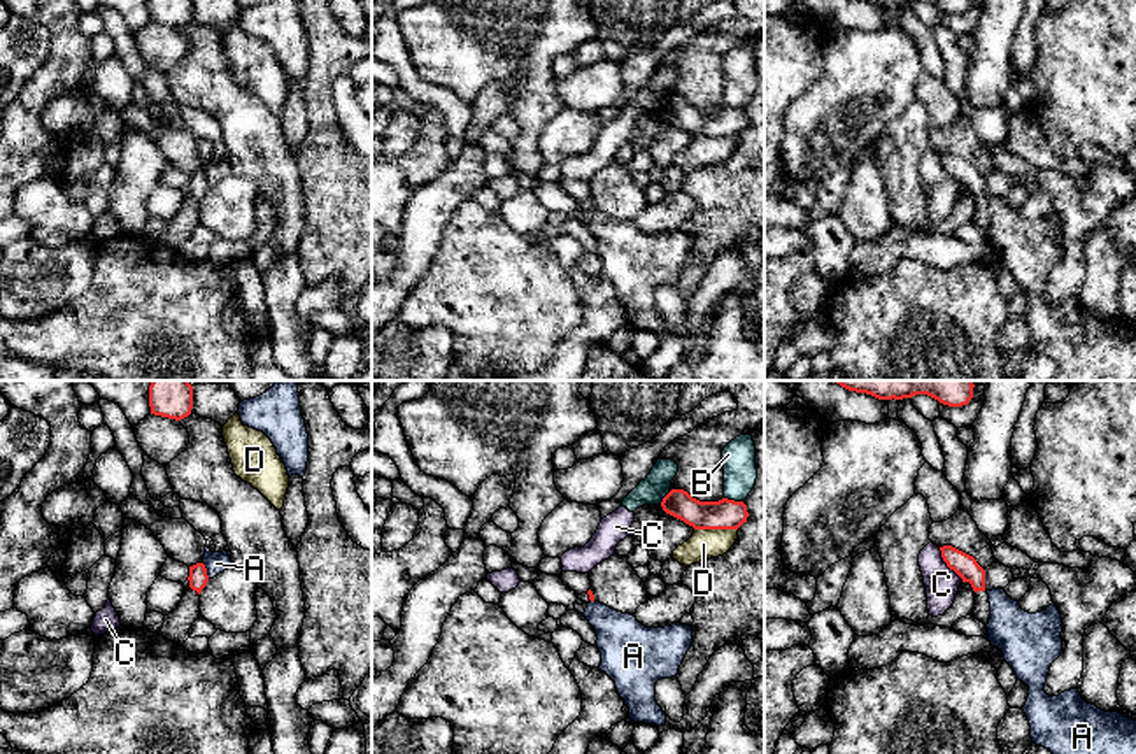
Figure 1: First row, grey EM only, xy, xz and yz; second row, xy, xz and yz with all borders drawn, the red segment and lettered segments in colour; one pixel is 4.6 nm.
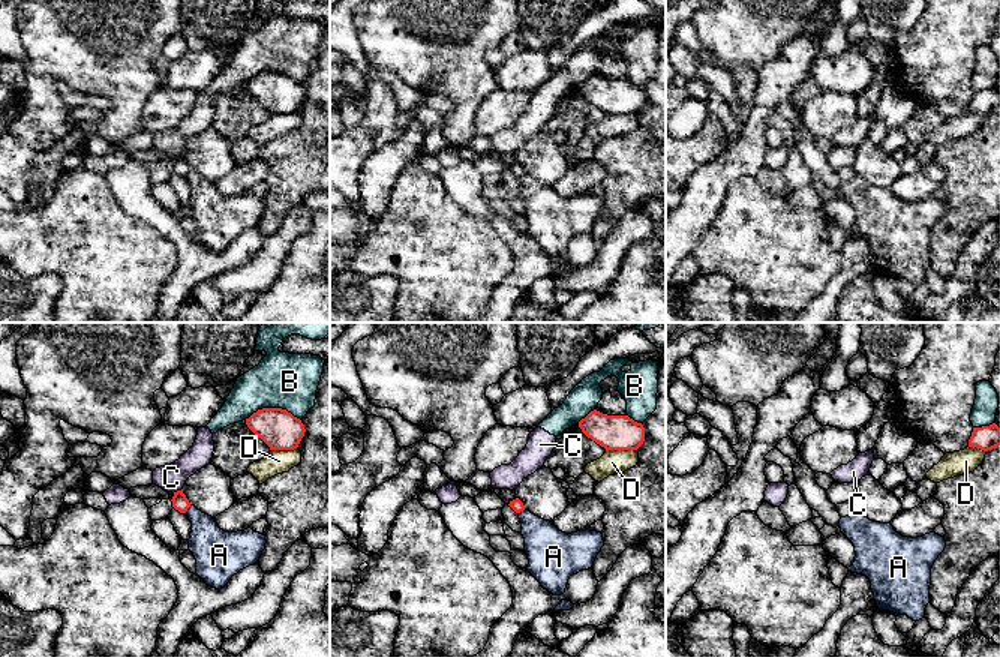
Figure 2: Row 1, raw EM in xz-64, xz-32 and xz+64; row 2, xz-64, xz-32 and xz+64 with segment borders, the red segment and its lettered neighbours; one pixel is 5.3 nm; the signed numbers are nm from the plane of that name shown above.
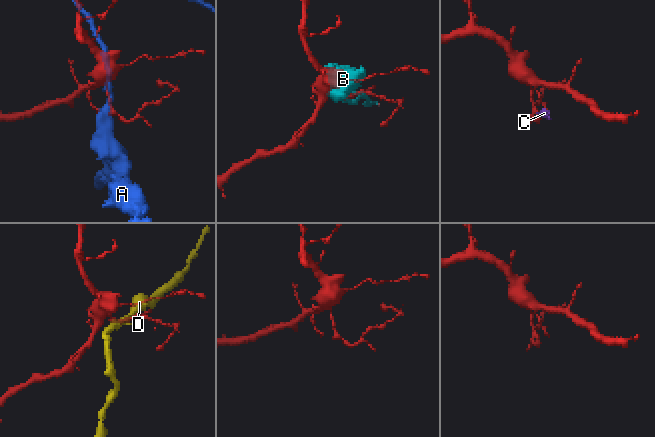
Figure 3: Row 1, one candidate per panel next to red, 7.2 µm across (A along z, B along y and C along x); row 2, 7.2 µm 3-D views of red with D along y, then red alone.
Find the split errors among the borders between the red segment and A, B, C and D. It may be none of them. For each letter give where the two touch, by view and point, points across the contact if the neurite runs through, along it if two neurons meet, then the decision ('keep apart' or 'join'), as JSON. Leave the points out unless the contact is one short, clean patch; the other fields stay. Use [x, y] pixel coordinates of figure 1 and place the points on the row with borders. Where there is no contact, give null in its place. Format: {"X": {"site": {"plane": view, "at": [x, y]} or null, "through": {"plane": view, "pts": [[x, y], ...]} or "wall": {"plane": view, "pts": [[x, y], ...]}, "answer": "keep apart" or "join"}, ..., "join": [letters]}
{"A": {"site": {"plane": "xy", "at": [205, 570]}, "wall": {"plane": "xy", "pts": [[202, 563], [209, 577]]}, "answer": "keep apart"}, "B": {"site": {"plane": "xz", "at": [733, 500]}, "answer": "keep apart"}, "C": {"site": {"plane": "yz", "at": [947, 565]}, "wall": {"plane": "yz", "pts": [[938, 547], [944, 561], [963, 581]]}, "answer": "keep apart"}, "D": {"site": {"plane": "xz", "at": [716, 528]}, "answer": "keep apart"}, "join": []}

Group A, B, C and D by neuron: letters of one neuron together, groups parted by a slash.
A / B C / D

